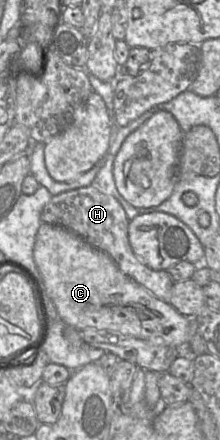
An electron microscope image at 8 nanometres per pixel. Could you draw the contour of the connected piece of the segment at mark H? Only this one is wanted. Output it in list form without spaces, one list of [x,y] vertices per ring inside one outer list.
[[[91,186],[52,196],[41,213],[42,223],[60,225],[79,235],[90,245],[105,252],[122,273],[146,288],[157,298],[169,303],[174,284],[167,271],[152,270],[133,252],[128,239],[129,219],[117,199]]]

